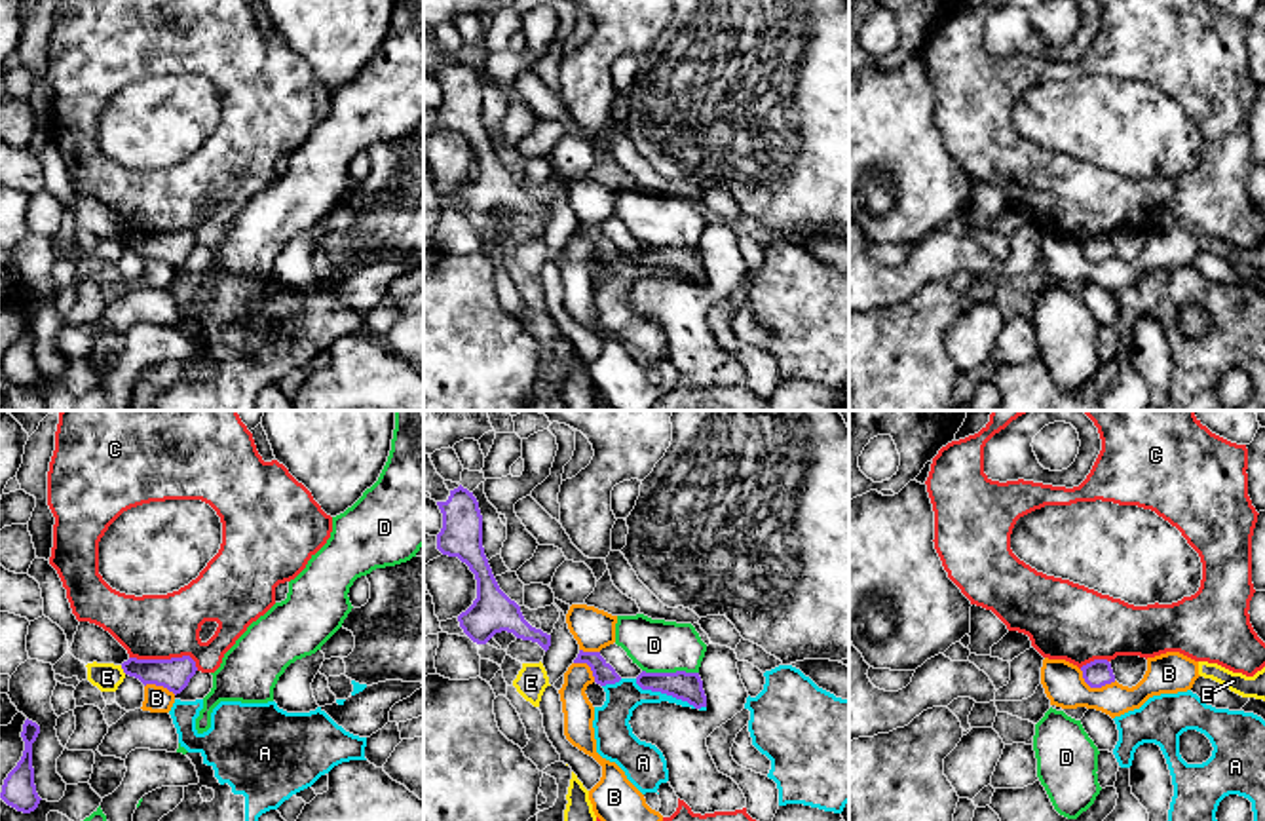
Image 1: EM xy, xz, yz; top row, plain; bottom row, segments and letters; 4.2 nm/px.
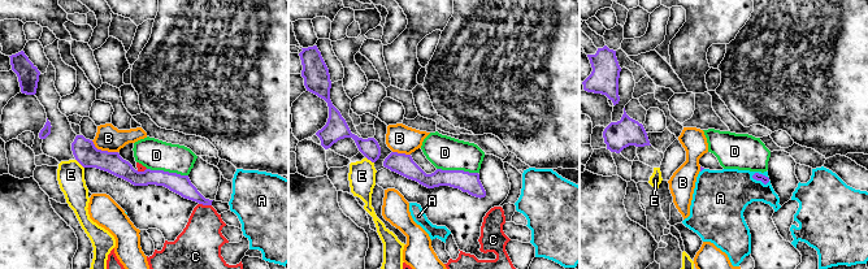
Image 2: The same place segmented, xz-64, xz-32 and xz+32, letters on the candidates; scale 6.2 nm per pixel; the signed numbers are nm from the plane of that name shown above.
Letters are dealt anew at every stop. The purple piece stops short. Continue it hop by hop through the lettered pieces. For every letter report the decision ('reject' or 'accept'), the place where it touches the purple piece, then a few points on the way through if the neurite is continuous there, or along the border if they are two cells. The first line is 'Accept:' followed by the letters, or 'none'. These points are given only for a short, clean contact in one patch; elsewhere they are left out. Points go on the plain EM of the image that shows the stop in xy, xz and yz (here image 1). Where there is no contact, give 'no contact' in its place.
Accept: none
A: reject; contact xz (665, 267)
B: reject; contact yz (1095, 261); border yz (1079, 244), (1091, 261), (1104, 261), (1115, 255)
C: reject; contact xy (166, 234)
D: reject; contact xz (671, 248); border xz (642, 244), (698, 248)
E: reject; contact xy (122, 242); border xy (120, 240), (126, 248)

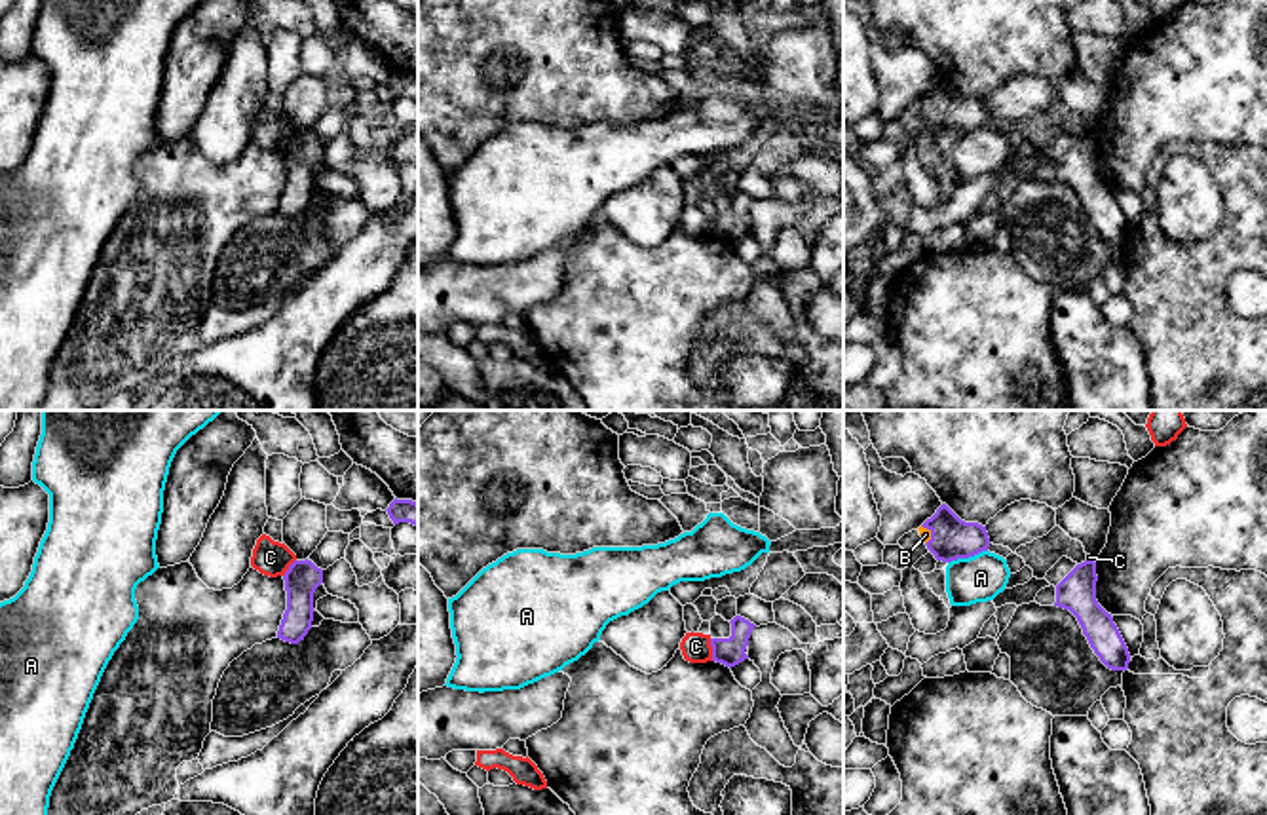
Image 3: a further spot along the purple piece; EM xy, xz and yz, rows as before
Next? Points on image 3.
Accept: B
A: reject; contact yz (967, 132); border yz (986, 124), (948, 137)
B: accept; contact yz (931, 109); way yz (952, 113), (931, 109), (926, 109)
C: reject; contact xz (713, 225); border xz (709, 213), (713, 234)

